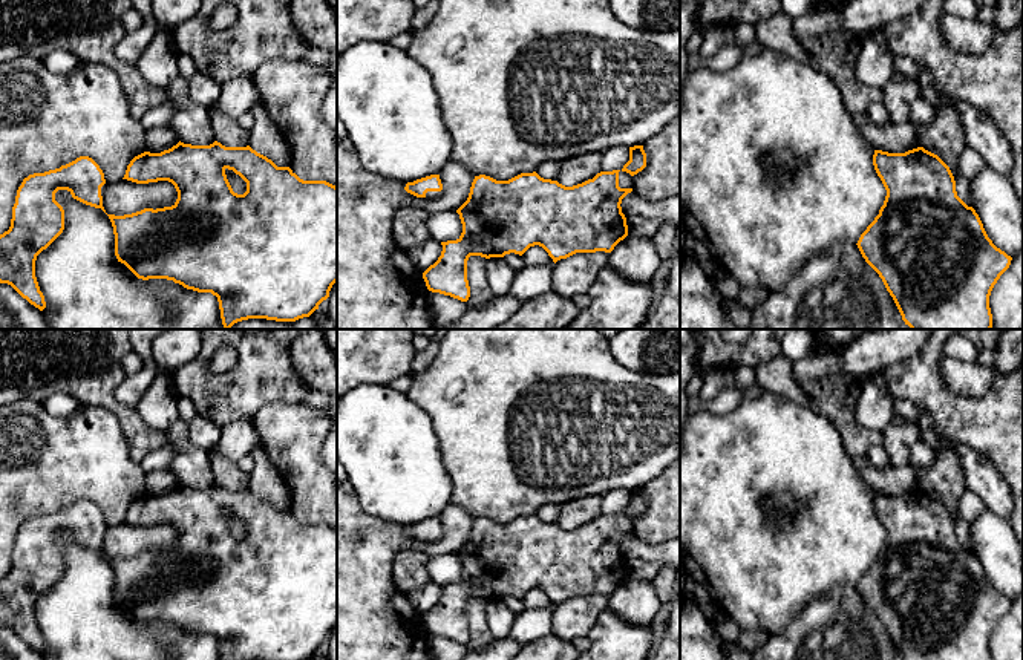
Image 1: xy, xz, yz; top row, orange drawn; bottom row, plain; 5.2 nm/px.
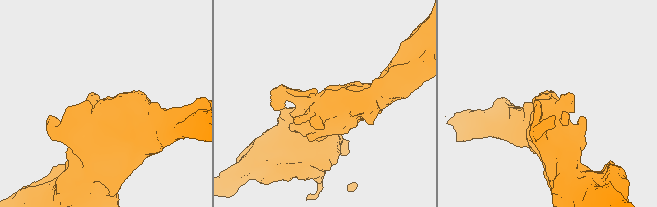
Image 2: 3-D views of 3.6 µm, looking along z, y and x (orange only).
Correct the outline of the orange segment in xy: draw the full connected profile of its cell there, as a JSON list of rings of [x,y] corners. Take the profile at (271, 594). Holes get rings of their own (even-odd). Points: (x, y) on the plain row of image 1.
[[[214,484],[210,488],[191,488],[178,485],[161,496],[144,495],[135,499],[127,508],[123,522],[149,527],[158,524],[168,524],[178,534],[178,542],[172,550],[144,551],[141,554],[115,559],[107,557],[115,577],[115,599],[118,605],[124,606],[138,622],[167,622],[182,628],[187,632],[198,635],[211,635],[217,640],[221,660],[309,660],[319,648],[329,640],[332,628],[337,625],[337,530],[326,524],[303,524],[289,510],[277,510],[271,502],[257,496],[250,488],[247,490],[225,490]],[[225,513],[233,513],[247,525],[247,534],[237,537],[233,534]]]

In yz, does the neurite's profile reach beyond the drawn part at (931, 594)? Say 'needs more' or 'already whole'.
already whole

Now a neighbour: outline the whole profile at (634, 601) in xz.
[[[626,579],[610,596],[608,608],[629,623],[649,623],[662,609],[652,580]]]

